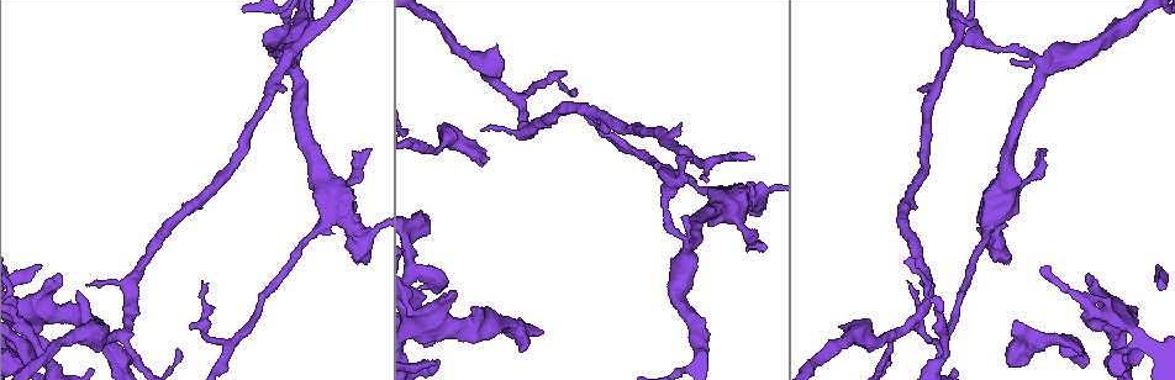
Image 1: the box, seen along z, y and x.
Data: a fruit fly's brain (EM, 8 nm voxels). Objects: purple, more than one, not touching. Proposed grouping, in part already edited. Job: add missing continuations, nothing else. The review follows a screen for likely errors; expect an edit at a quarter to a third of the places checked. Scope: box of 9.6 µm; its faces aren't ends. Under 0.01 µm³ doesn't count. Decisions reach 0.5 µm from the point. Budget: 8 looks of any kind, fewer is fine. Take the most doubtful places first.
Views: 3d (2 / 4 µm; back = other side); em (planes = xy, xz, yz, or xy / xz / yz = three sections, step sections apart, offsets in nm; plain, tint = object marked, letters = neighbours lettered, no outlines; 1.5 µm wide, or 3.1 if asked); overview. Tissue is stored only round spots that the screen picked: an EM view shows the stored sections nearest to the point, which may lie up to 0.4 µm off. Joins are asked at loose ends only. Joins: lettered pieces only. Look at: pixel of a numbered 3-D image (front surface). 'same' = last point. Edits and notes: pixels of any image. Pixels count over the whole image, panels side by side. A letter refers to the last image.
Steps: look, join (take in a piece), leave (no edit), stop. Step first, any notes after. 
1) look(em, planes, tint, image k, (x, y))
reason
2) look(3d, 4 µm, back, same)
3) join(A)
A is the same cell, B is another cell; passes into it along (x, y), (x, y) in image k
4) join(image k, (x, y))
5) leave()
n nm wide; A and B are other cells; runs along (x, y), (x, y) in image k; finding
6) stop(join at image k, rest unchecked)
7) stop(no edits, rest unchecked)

look(em, 3.1 µm, xy, step 8, letters, image 1, (59, 276))
an open end

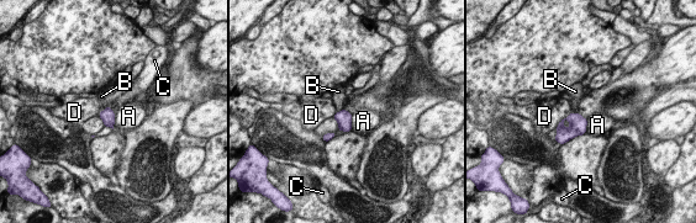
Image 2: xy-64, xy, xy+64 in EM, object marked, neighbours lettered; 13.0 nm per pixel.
leave()
A, B, C and D are other cells; none of them fits

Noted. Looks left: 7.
look(em, xy, step 8, letters, image 1, (191, 327))
free end

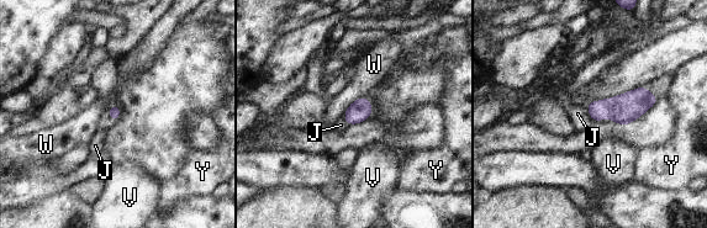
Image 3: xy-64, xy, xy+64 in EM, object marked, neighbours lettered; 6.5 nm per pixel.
look(em, planes, letters, same)

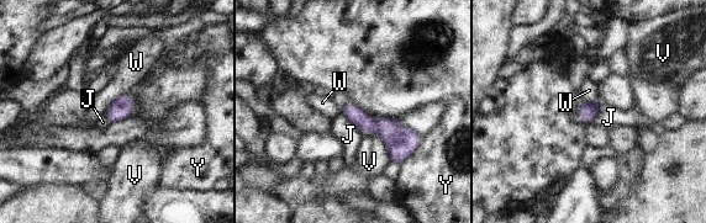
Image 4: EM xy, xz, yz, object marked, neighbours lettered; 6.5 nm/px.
leave()
J, V, W and Y are other cells; runs along (344, 110), (400, 139), (417, 139) in image 4; none of them fits

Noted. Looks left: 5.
look(em, yz, step 4, letters, image 1, (284, 87))
an open end

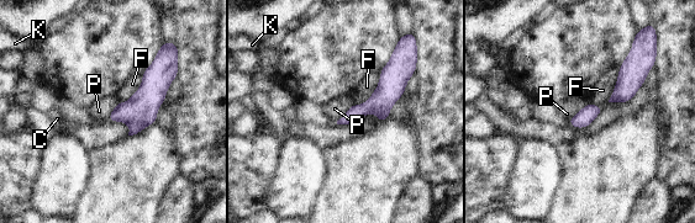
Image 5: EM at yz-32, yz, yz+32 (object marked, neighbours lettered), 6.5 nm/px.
look(em, planes, letters, same)

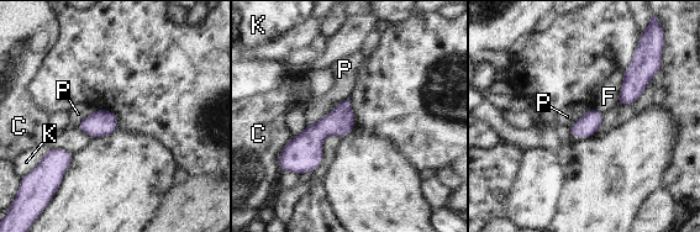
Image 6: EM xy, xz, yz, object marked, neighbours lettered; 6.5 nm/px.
leave()
140 nm wide; C, F, K and P are other cells; border along (348, 96), (319, 120), (308, 124) in image 6; no lettered piece goes on from it

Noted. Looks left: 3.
stop(no edits, rest unchecked)

